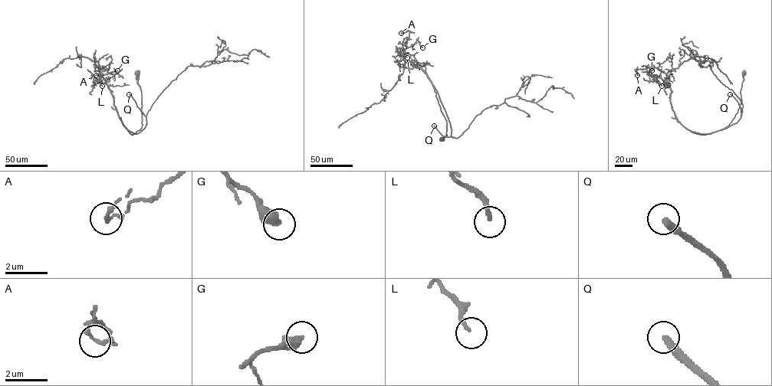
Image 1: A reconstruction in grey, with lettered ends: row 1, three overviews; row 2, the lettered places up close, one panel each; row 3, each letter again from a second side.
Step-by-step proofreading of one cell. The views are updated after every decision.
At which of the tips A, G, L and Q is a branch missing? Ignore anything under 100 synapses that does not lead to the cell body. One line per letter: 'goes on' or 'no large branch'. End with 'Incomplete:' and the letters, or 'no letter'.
A: no large branch
G: no large branch
L: no large branch
Q: goes on
Incomplete: Q

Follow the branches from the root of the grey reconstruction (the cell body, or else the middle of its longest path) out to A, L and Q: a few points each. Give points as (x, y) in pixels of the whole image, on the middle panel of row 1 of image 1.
A: (442, 139), (446, 136), (446, 121), (436, 93), (421, 68), (404, 59), (402, 47), (409, 32), (401, 33)
L: (442, 139), (446, 136), (446, 121), (431, 82), (420, 67), (406, 61), (396, 49), (407, 57)
Q: (442, 139), (446, 136), (446, 121), (433, 86), (450, 123), (451, 135), (443, 136), (434, 125)

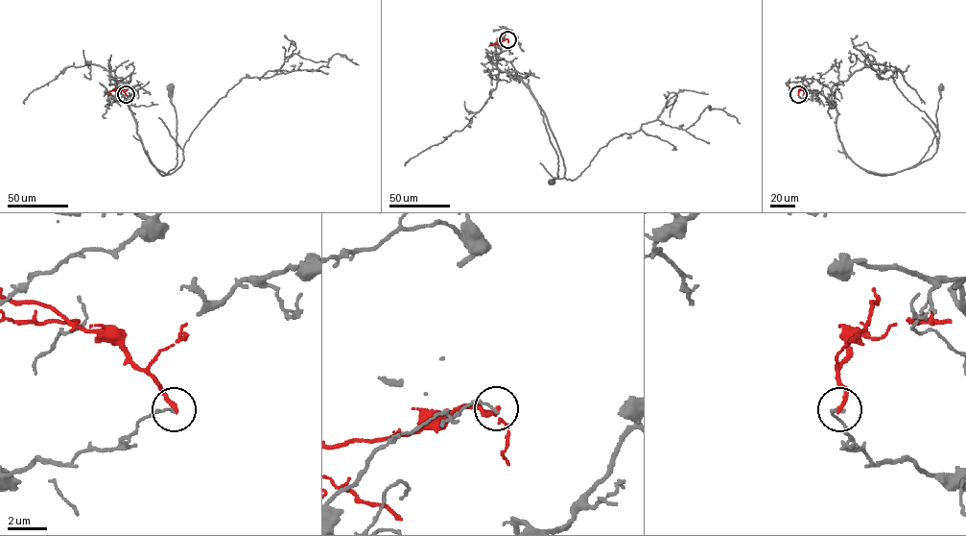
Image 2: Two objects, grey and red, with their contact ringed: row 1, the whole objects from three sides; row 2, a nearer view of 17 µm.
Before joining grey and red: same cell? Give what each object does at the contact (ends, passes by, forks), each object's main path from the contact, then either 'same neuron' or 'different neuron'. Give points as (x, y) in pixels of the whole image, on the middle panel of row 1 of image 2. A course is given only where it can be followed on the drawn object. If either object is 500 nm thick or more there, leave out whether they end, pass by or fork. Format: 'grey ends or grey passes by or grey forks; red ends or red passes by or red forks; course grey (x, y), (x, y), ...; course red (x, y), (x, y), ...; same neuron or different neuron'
grey ends; red ends; course grey (507, 39), (495, 51), (496, 66), (520, 79), (540, 109), (558, 159), (557, 178), (552, 181); course red (507, 39), (489, 43); different neuron

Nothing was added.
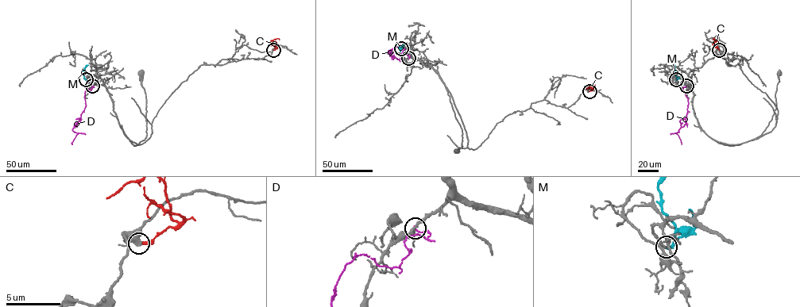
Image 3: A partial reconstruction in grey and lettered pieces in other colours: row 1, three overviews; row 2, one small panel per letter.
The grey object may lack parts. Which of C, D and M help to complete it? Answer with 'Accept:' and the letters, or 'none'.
Accept: M

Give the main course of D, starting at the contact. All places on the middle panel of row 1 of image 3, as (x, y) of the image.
D: (408, 58), (407, 54), (403, 51), (402, 60), (392, 57), (388, 51), (394, 47), (388, 53)

